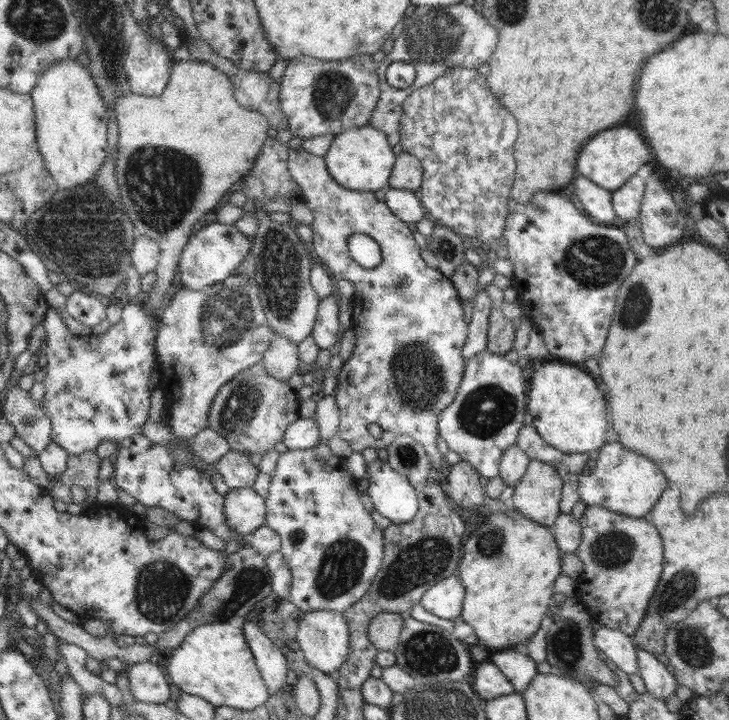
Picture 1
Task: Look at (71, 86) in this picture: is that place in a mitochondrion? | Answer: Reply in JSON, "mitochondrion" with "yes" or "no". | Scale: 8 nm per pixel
{"mitochondrion":"no"}

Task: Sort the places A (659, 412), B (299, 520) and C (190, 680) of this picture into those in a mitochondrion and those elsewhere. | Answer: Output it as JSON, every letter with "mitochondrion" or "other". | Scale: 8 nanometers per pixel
{"A":"other","B":"other","C":"other"}

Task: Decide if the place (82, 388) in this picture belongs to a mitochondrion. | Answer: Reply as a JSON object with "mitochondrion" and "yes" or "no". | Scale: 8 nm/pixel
{"mitochondrion":"no"}

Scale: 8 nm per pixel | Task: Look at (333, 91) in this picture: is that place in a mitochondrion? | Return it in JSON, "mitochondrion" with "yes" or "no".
{"mitochondrion":"yes"}

